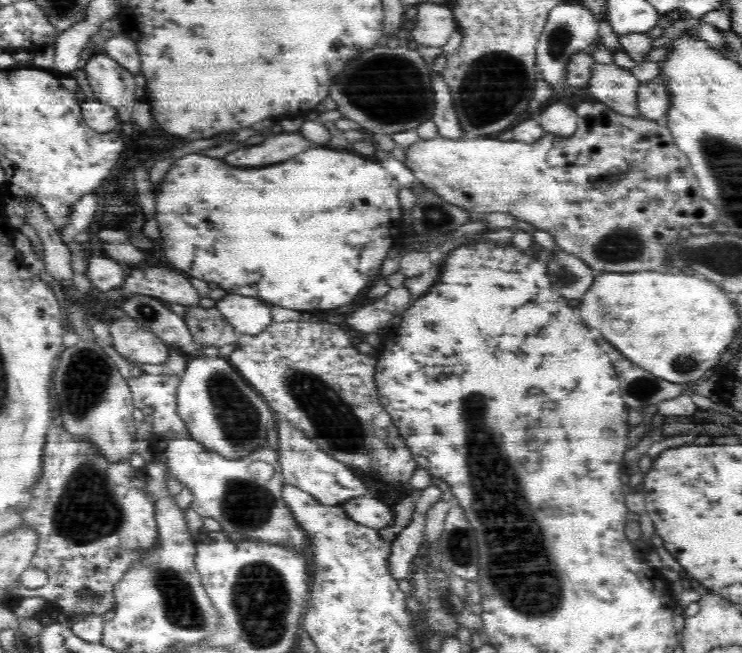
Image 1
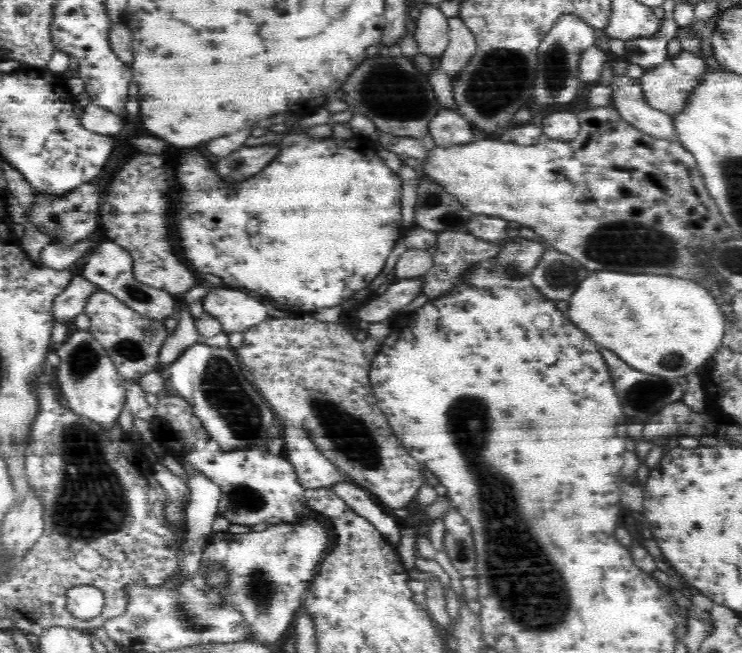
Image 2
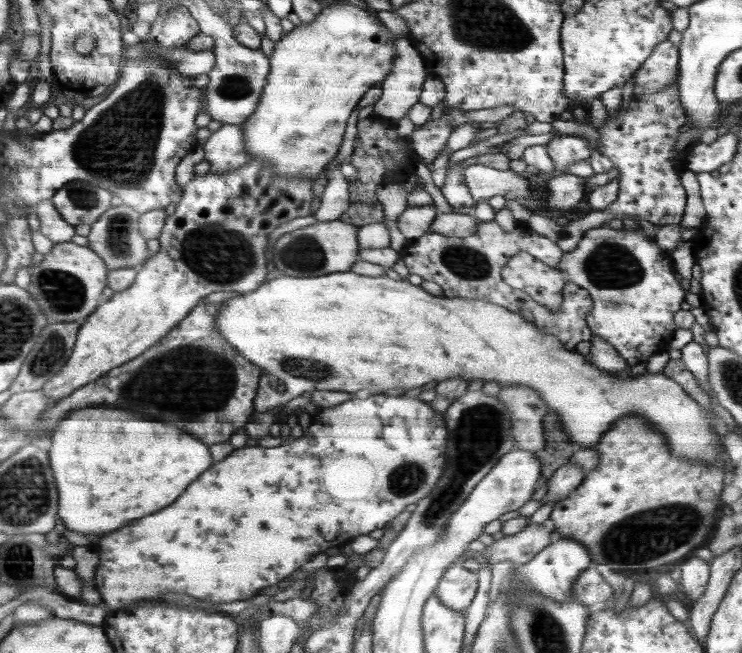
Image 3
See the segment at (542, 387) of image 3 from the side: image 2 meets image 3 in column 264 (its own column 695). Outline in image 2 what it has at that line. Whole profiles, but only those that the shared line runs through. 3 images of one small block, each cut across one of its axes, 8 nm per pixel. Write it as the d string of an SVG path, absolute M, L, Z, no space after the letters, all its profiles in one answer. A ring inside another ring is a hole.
M604 270L594 272L576 288L568 318L590 334L596 344L616 352L632 368L676 381L716 354L724 338L720 303L696 282Z

